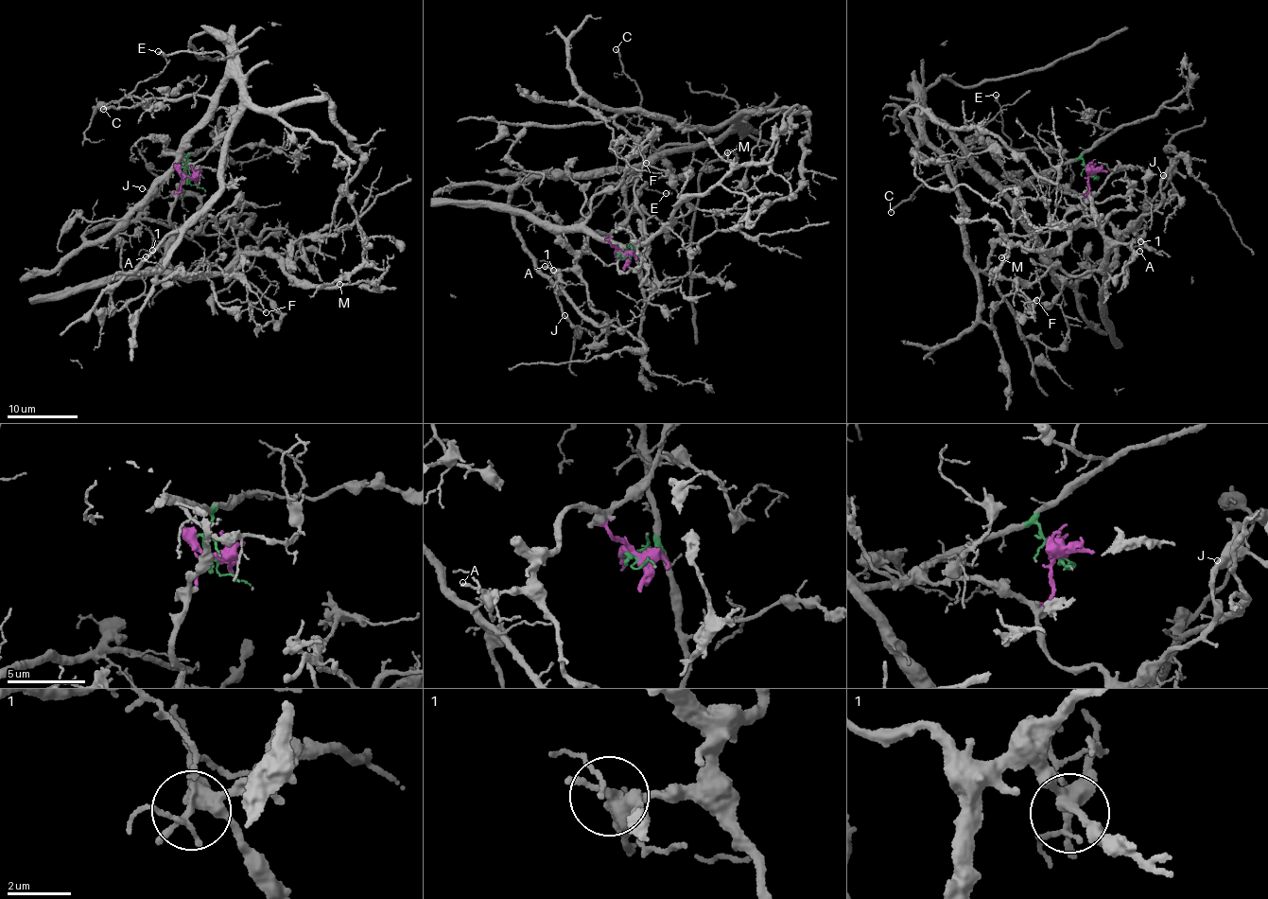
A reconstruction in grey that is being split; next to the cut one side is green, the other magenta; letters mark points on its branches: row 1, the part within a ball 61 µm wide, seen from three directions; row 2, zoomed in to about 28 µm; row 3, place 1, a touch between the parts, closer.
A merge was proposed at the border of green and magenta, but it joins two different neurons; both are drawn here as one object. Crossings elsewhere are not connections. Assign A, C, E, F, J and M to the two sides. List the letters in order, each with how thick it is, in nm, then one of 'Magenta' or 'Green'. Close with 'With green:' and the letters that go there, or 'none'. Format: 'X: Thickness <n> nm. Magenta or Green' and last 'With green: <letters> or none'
A: Thickness 190 nm. Magenta
C: Thickness 190 nm. Green
E: Thickness 100 nm. Green
F: Thickness 120 nm. Green
J: Thickness 110 nm. Green
M: Thickness 190 nm. Magenta
With green: C, E, F, J

